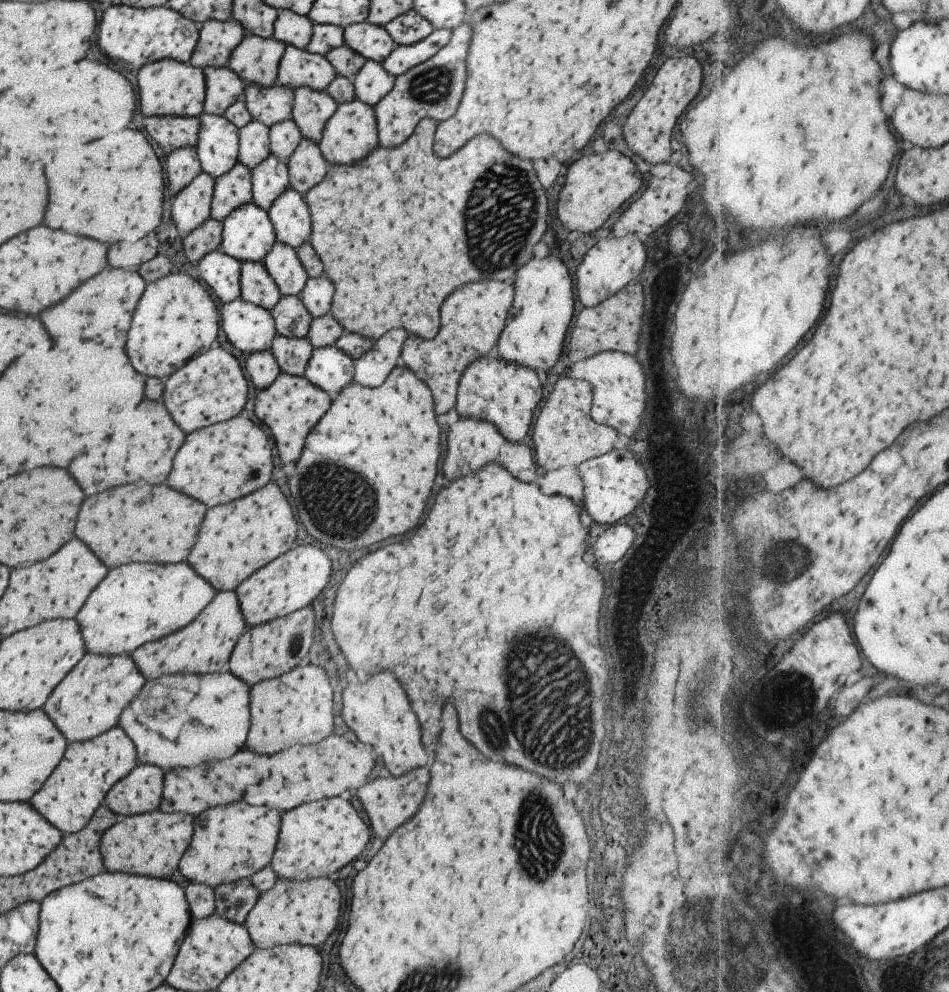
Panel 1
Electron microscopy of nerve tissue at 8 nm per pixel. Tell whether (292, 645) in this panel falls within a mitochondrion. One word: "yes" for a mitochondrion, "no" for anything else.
yes

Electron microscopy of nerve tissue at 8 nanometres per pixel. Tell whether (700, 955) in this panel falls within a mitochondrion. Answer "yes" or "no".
yes

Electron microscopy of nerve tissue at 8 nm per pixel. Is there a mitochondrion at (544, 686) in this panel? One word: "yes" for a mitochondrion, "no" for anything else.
yes

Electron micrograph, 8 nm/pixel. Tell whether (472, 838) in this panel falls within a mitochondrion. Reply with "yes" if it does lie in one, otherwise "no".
no

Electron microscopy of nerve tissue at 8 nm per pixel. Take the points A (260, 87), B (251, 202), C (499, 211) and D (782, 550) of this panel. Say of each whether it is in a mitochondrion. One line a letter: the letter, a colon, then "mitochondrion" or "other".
A: other
B: other
C: mitochondrion
D: mitochondrion

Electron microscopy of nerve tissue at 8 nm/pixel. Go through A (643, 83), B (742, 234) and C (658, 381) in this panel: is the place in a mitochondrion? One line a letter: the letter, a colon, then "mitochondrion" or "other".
A: other
B: other
C: other

